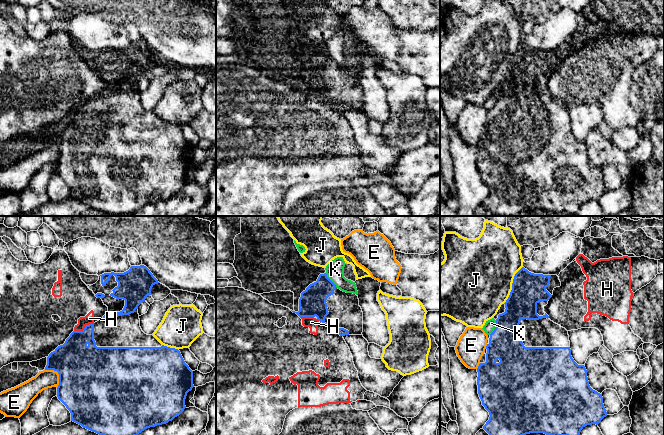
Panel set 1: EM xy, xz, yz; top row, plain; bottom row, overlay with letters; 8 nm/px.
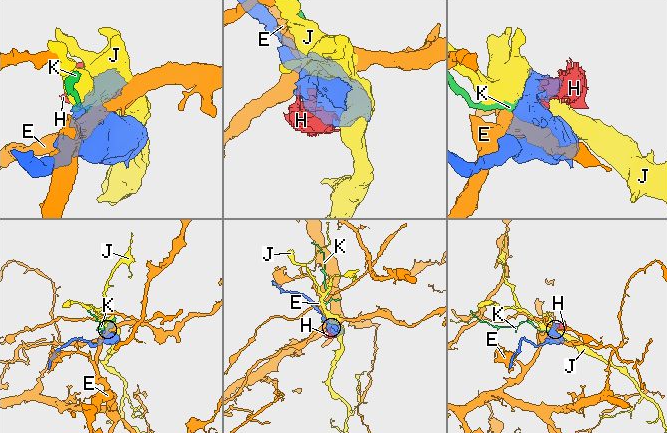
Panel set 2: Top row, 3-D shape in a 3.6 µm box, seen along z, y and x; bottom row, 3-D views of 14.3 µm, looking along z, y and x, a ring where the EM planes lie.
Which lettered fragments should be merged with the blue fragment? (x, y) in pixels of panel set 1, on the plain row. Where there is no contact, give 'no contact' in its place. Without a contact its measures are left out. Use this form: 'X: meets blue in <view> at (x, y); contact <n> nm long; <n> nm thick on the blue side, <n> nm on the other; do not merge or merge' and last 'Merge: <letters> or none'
E: meets blue in xy at (58, 149); contact 180 nm long; 500 nm thick on the blue side, 150 nm on the other; do not merge
H: meets blue in xy at (84, 104); contact 170 nm long; 280 nm thick on the blue side, 80 nm on the other; do not merge
J: meets blue in yz at (512, 61); contact 340 nm long; 260 nm thick on the blue side, 480 nm on the other; do not merge
K: meets blue in xz at (330, 56); contact 160 nm long; 220 nm thick on the blue side, 140 nm on the other; do not merge
Merge: none

